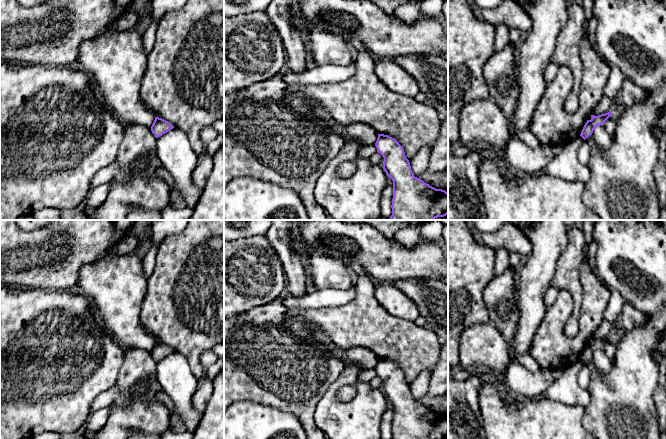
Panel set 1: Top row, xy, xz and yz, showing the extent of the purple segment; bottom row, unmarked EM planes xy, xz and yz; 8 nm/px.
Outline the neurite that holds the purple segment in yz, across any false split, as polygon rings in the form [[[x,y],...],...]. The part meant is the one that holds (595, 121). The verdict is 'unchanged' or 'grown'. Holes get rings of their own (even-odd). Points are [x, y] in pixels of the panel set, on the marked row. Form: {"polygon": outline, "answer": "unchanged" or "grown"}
{"polygon": [[[612,111],[599,116],[591,115],[592,118],[585,123],[580,136],[585,140],[592,135],[594,129],[599,125],[604,125],[605,121],[611,116]]], "answer": "unchanged"}

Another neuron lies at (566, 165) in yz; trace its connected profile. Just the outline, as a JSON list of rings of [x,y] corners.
[[[578,136],[564,146],[563,151],[551,160],[541,173],[557,176],[569,182],[587,183],[591,172],[588,165],[578,161],[578,150],[585,140]]]

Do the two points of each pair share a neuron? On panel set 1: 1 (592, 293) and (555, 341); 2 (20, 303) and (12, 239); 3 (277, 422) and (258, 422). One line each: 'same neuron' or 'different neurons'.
1: same neuron
2: different neurons
3: same neuron

